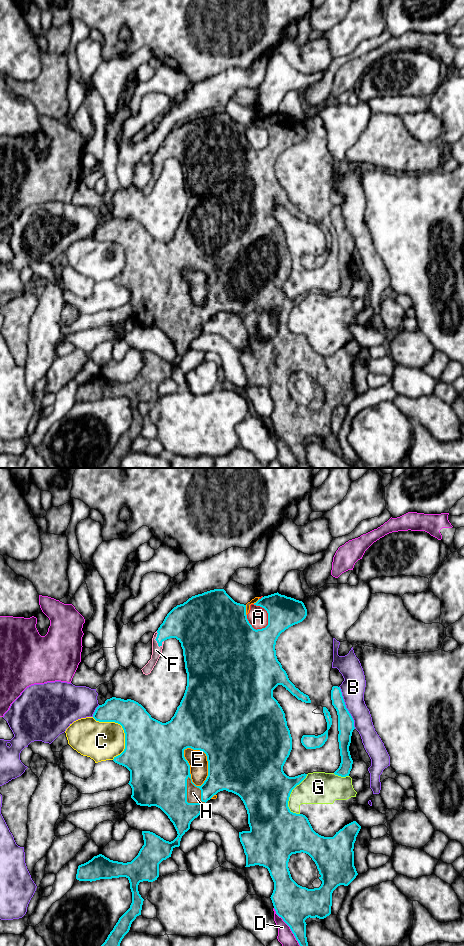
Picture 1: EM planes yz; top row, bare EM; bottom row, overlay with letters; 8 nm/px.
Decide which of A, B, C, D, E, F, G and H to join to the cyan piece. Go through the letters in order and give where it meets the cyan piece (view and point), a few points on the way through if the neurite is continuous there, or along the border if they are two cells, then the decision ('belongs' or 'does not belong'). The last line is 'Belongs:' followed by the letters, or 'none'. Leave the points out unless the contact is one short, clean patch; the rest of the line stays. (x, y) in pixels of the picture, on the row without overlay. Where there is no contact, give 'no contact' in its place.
A: contact yz (267, 132); does not belong
B: contact yz (345, 227); does not belong
C: contact yz (123, 249); does not belong
D: contact yz (290, 448); does not belong
E: contact yz (189, 288); does not belong
F: contact yz (155, 159); belongs
G: contact yz (289, 315); does not belong
H: contact yz (200, 309); belongs
Belongs: F, H

